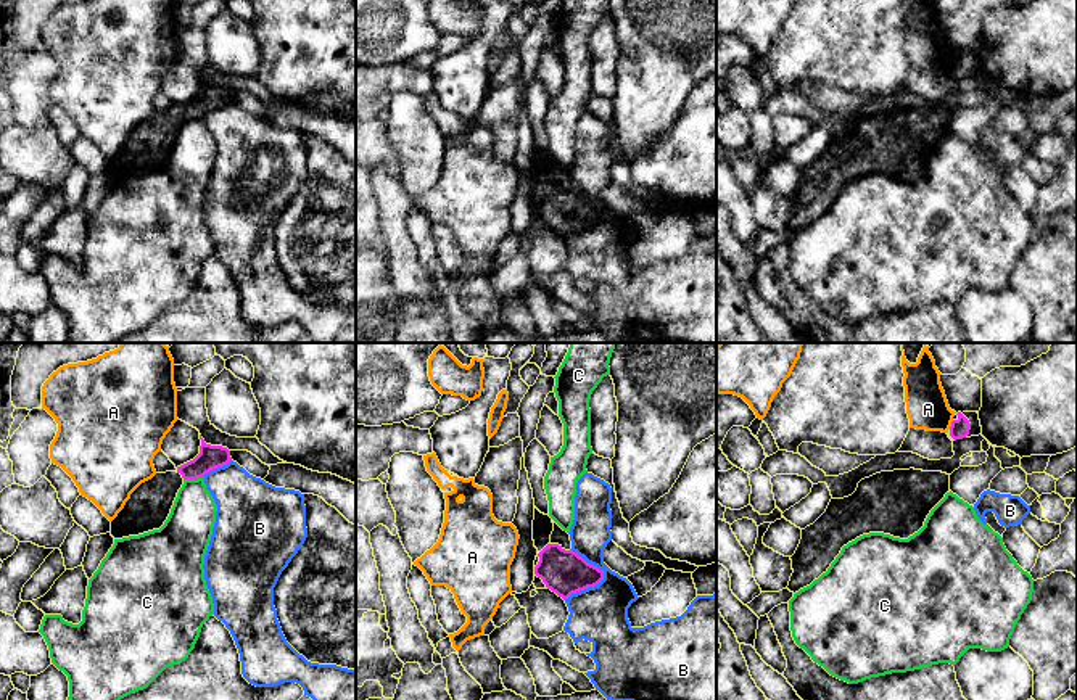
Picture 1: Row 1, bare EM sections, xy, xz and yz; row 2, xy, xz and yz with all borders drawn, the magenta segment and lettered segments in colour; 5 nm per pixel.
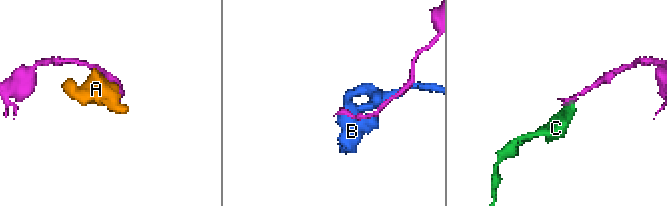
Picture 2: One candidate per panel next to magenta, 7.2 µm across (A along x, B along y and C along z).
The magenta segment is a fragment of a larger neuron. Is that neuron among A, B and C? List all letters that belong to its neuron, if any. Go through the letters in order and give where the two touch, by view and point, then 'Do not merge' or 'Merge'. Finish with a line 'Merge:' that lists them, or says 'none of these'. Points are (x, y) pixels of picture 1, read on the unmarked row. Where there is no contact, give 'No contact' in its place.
A: Touches magenta at yz (952, 65). Do not merge
B: Touches magenta at xz (601, 219). Do not merge
C: Touches magenta at xy (192, 118). Do not merge
Merge: none of these

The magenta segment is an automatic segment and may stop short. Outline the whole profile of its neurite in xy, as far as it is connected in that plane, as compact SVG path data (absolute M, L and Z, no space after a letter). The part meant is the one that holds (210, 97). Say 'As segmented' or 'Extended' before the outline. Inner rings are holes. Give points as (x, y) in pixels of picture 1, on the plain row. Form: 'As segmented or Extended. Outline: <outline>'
Extended. Outline: M201 74L200 79L200 93L193 100L177 106L175 111L156 113L130 134L124 148L111 161L114 179L159 169L167 159L185 119L204 117L206 113L232 100L227 87L206 84Z

